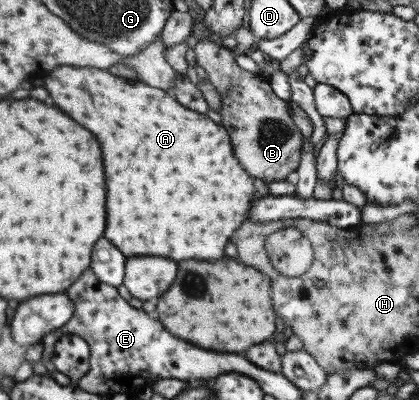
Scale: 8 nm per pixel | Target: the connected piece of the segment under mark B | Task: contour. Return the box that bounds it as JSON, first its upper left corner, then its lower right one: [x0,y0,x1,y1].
[194,42,303,184]

